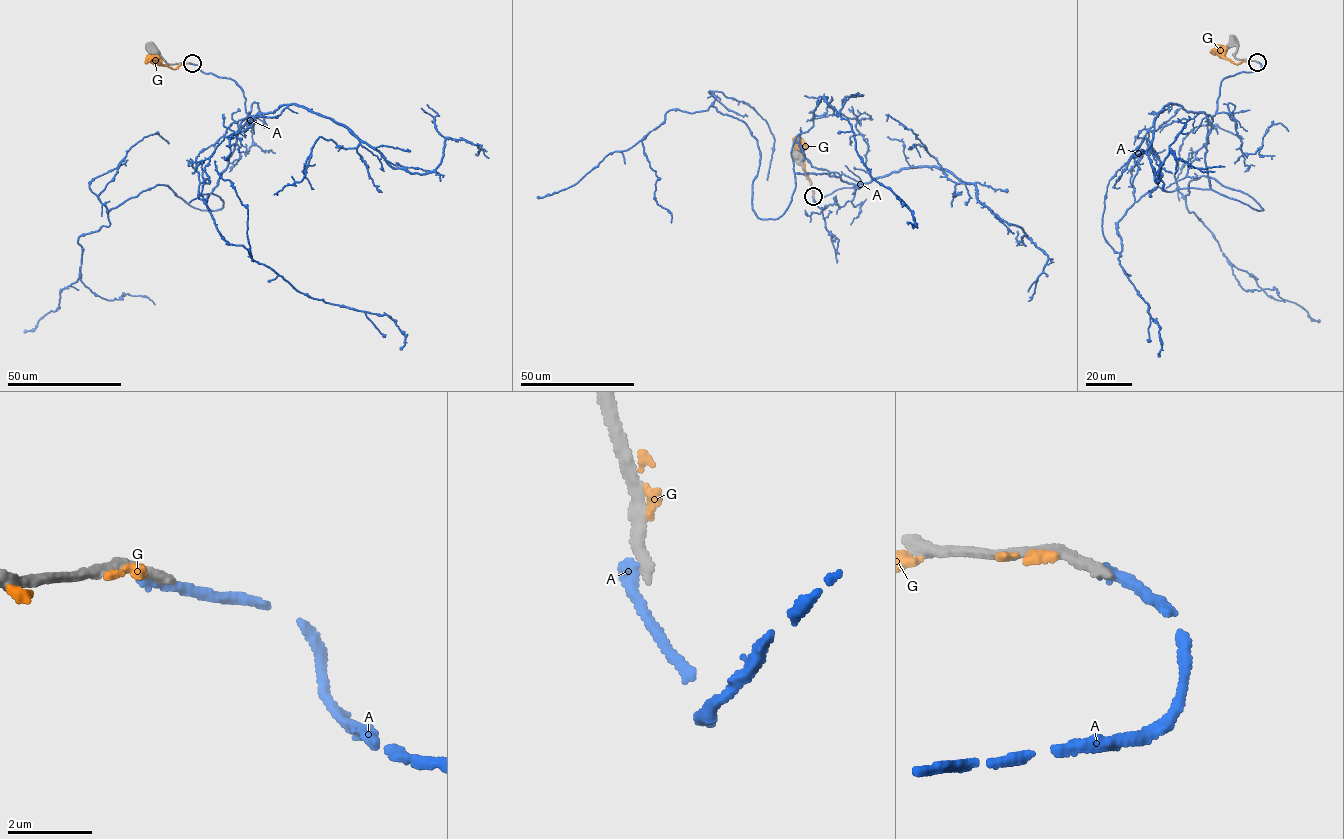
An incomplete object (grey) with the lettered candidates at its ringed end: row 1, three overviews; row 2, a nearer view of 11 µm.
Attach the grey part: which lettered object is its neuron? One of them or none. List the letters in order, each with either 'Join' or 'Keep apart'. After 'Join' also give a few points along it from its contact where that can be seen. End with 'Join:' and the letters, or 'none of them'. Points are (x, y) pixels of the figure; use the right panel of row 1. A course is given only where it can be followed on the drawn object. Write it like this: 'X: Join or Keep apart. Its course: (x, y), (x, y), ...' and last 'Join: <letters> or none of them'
A: Keep apart
G: Keep apart
Join: none of them

